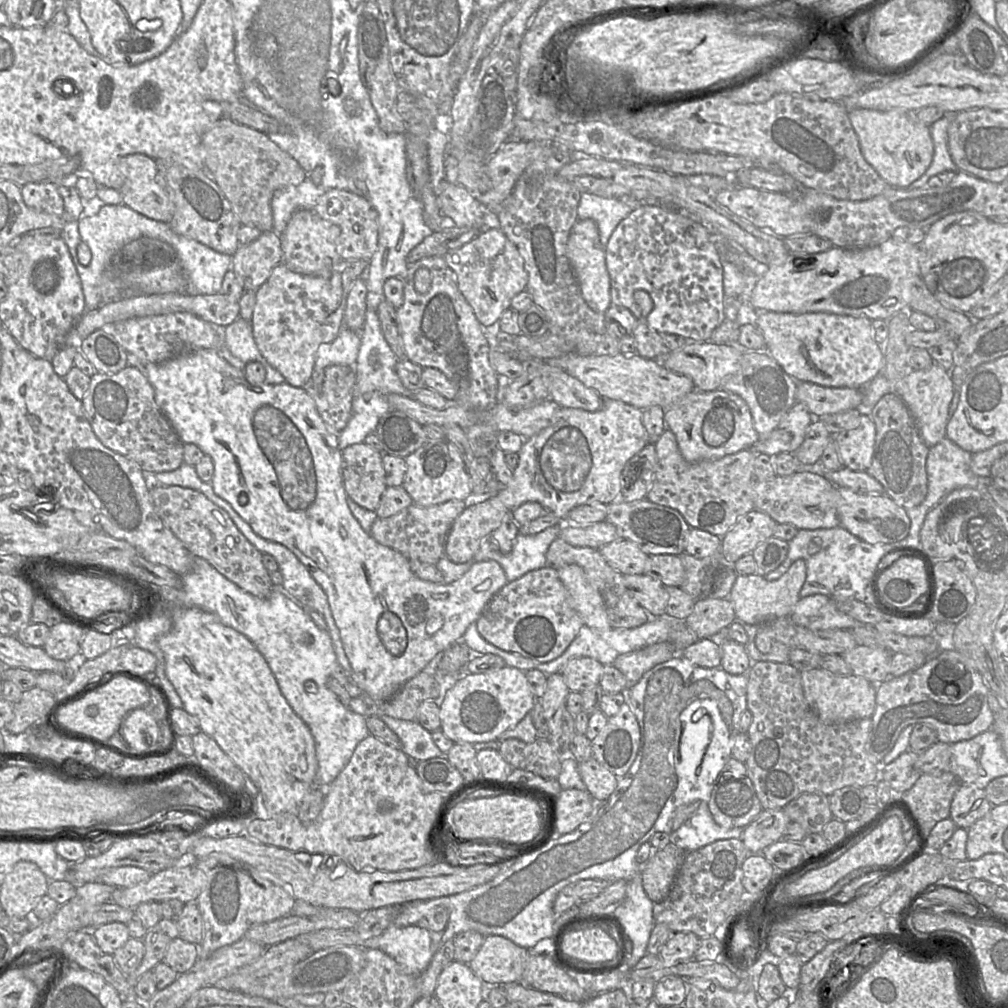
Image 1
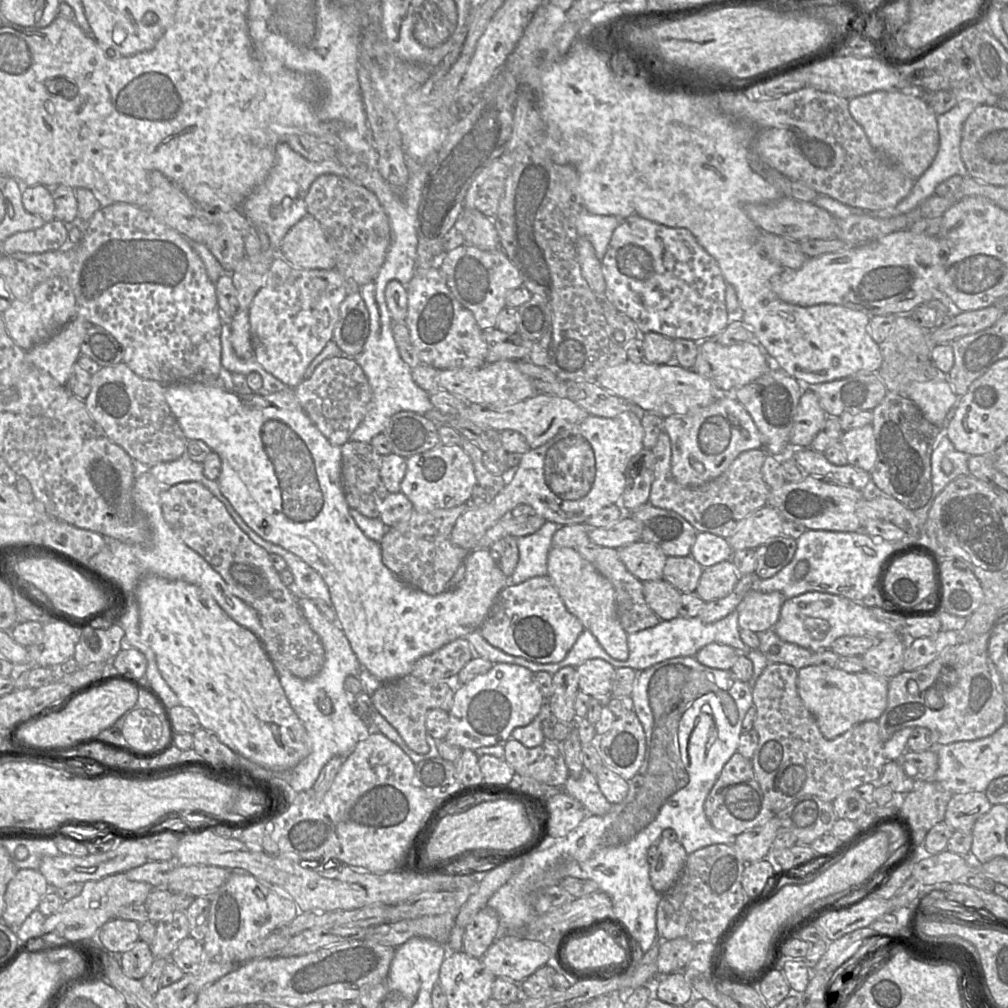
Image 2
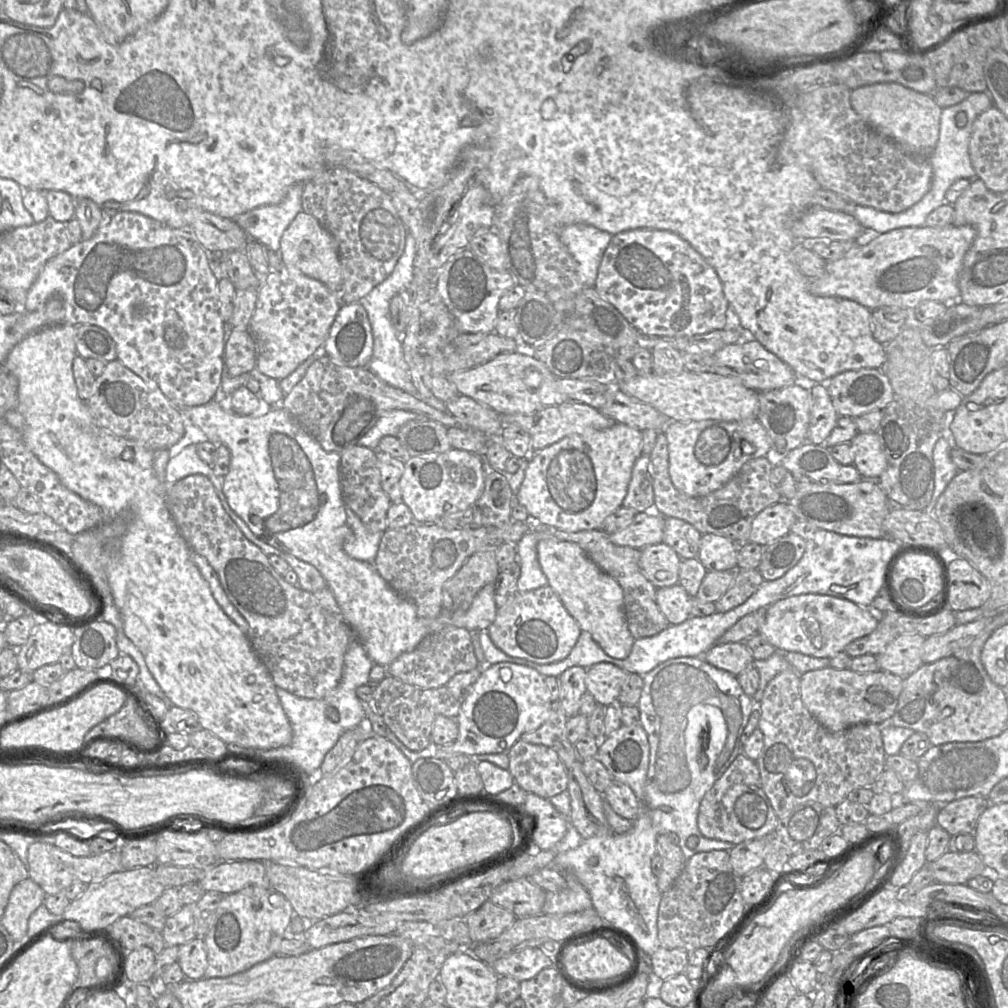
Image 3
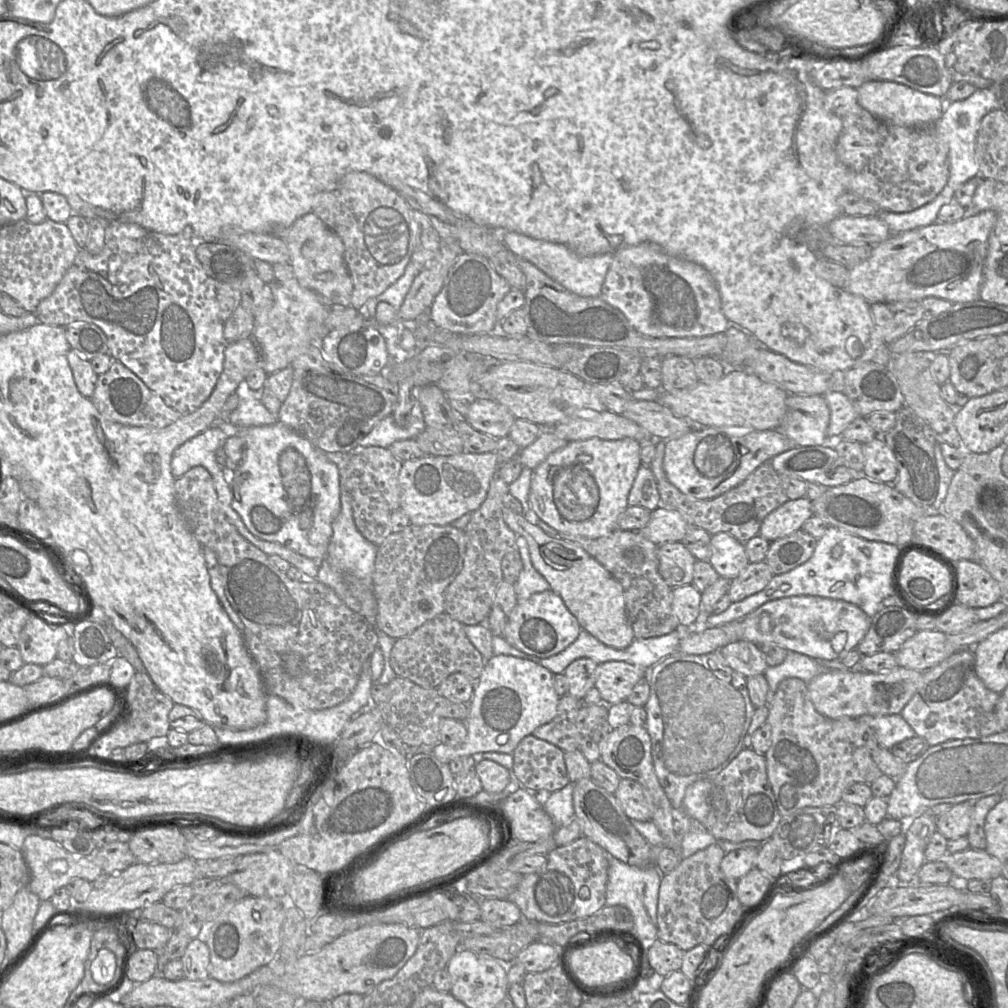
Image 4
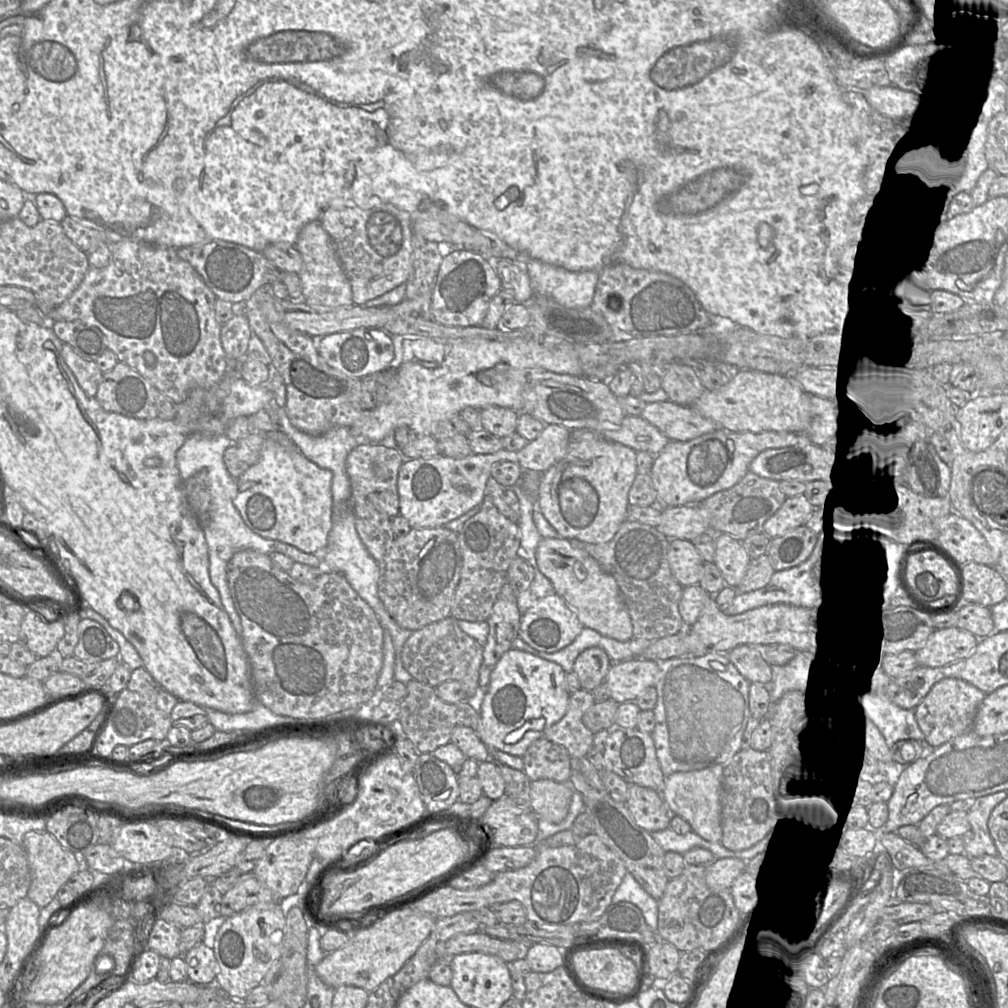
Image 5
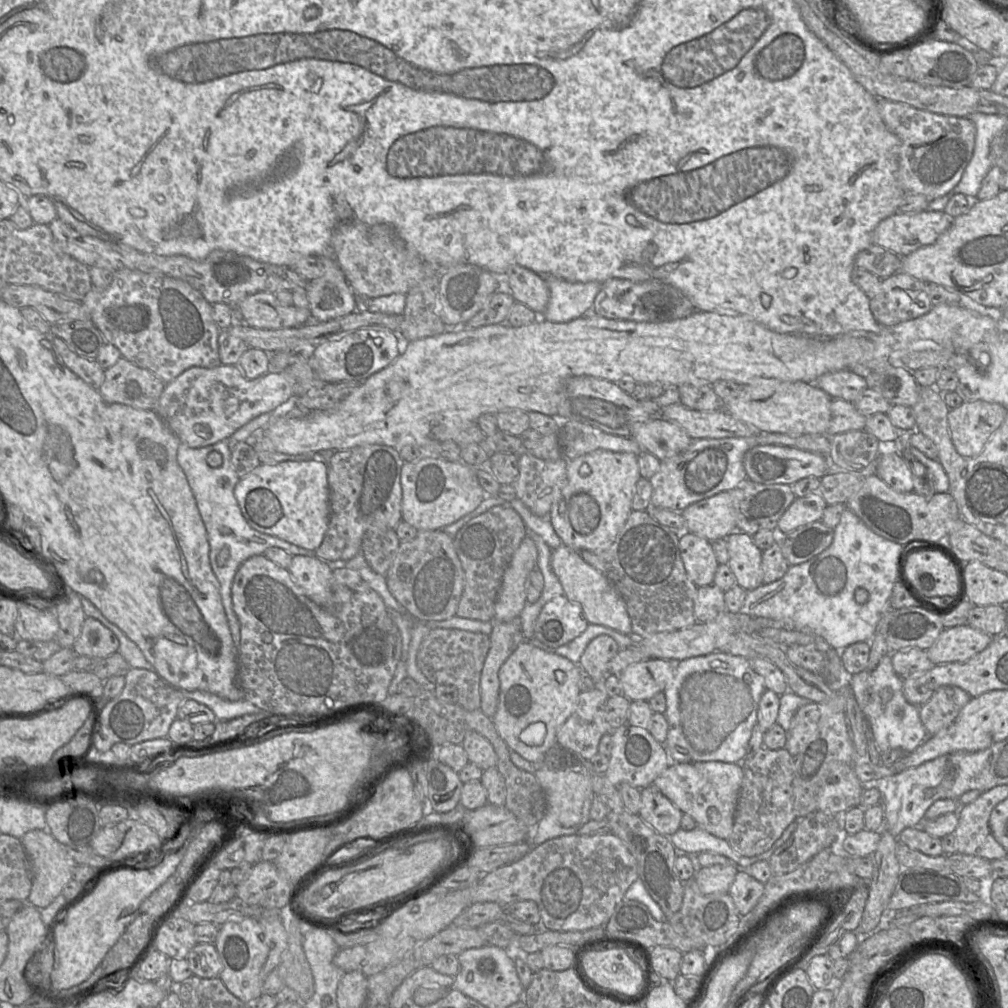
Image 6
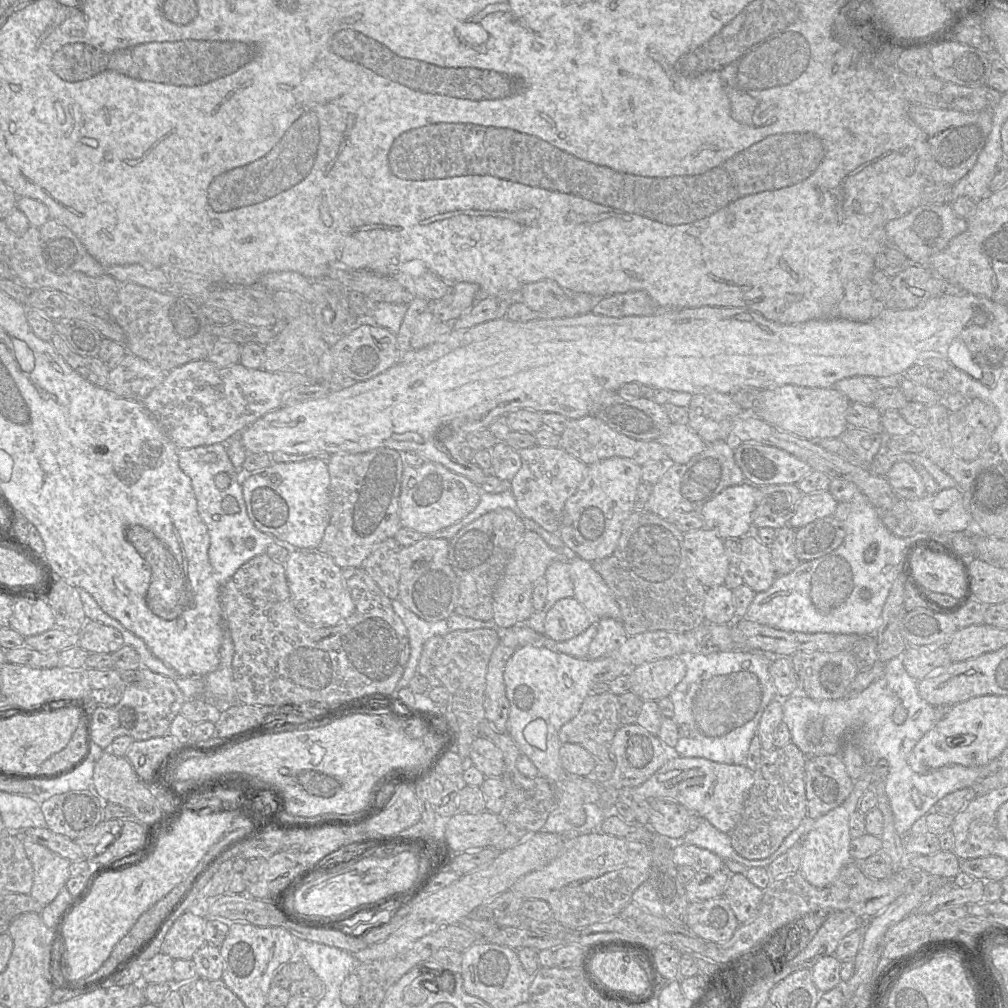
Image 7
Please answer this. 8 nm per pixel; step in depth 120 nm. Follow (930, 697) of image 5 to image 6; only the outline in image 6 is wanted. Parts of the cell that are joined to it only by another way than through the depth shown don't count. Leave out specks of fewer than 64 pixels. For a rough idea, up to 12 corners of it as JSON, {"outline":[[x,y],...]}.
{"outline":[[941,686],[919,707],[928,736],[949,727],[971,699]]}

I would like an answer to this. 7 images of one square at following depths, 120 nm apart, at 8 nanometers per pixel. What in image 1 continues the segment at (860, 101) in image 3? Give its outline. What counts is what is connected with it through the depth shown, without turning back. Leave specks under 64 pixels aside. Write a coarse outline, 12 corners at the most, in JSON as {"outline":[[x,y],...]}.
{"outline":[[856,108],[864,158],[890,186],[930,166],[930,127],[915,112]]}

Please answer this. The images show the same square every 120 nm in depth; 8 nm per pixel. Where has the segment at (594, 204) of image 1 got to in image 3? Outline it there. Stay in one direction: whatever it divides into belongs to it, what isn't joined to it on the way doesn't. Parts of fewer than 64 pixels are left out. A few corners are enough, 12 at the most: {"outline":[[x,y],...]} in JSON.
{"outline":[[582,223],[559,235],[585,287],[594,287],[613,236]]}

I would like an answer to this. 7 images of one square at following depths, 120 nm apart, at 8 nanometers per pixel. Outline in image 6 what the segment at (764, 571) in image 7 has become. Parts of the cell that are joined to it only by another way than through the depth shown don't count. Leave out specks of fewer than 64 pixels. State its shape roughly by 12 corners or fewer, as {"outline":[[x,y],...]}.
{"outline":[[734,531],[725,539],[727,565],[746,591],[763,585],[763,551],[752,536]]}

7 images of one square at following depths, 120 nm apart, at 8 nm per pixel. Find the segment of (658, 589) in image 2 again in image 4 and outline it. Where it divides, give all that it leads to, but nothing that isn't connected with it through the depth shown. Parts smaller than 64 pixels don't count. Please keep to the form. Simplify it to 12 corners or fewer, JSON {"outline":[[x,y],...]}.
{"outline":[[692,584],[674,587],[672,608],[679,627],[702,619],[701,593]]}

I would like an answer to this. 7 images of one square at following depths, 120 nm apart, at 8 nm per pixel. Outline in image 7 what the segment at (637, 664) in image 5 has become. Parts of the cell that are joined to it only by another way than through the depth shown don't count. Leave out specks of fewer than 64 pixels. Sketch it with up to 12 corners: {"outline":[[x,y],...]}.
{"outline":[[686,657],[631,668],[643,701],[669,697],[686,674]]}

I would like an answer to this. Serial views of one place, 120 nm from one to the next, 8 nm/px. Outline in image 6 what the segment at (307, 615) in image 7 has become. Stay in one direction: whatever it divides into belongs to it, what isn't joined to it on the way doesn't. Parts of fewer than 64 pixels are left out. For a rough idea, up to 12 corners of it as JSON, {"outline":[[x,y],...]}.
{"outline":[[295,555],[288,571],[309,599],[331,608],[334,570]]}

